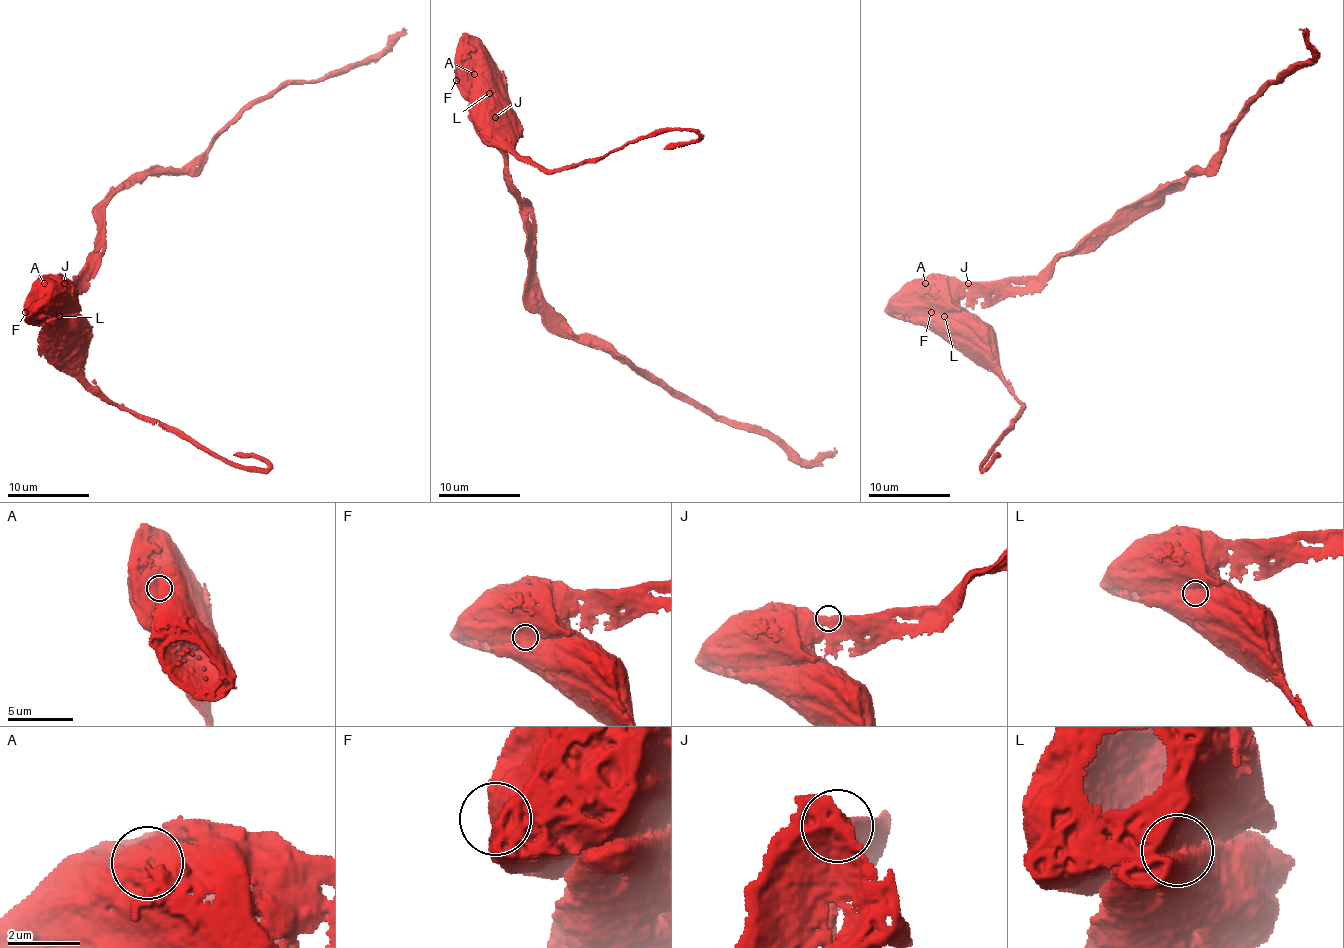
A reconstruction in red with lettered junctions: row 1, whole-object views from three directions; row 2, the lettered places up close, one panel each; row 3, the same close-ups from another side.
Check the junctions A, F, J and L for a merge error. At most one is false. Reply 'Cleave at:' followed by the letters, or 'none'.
Cleave at: L

